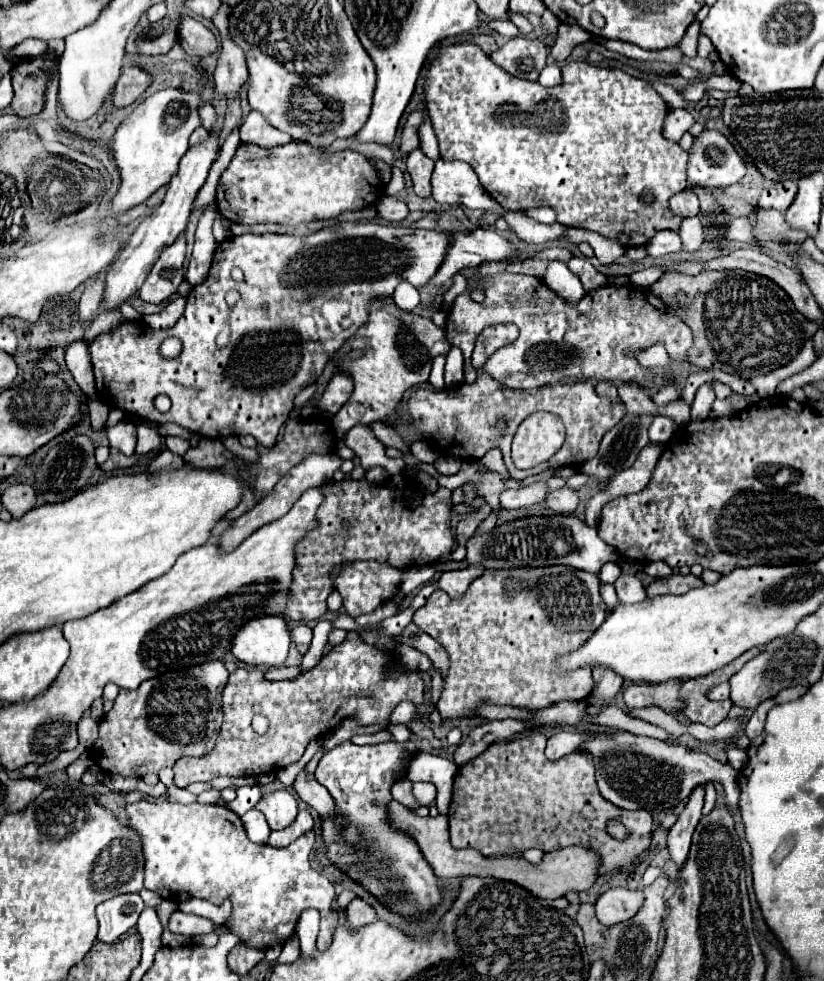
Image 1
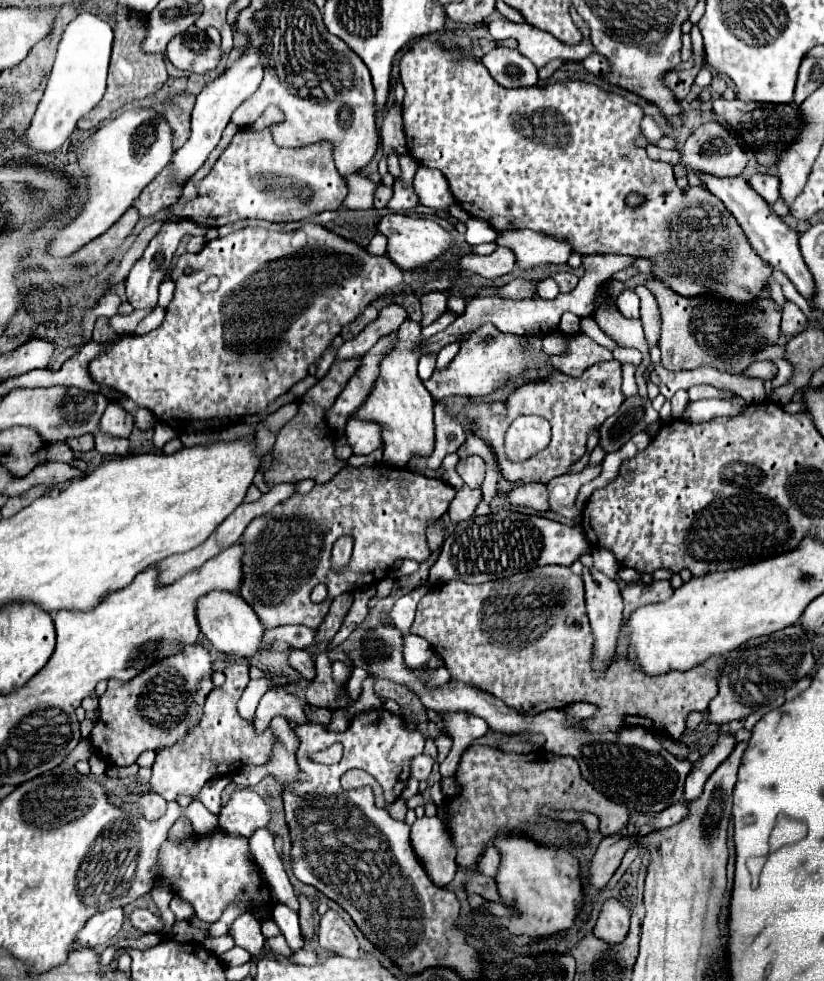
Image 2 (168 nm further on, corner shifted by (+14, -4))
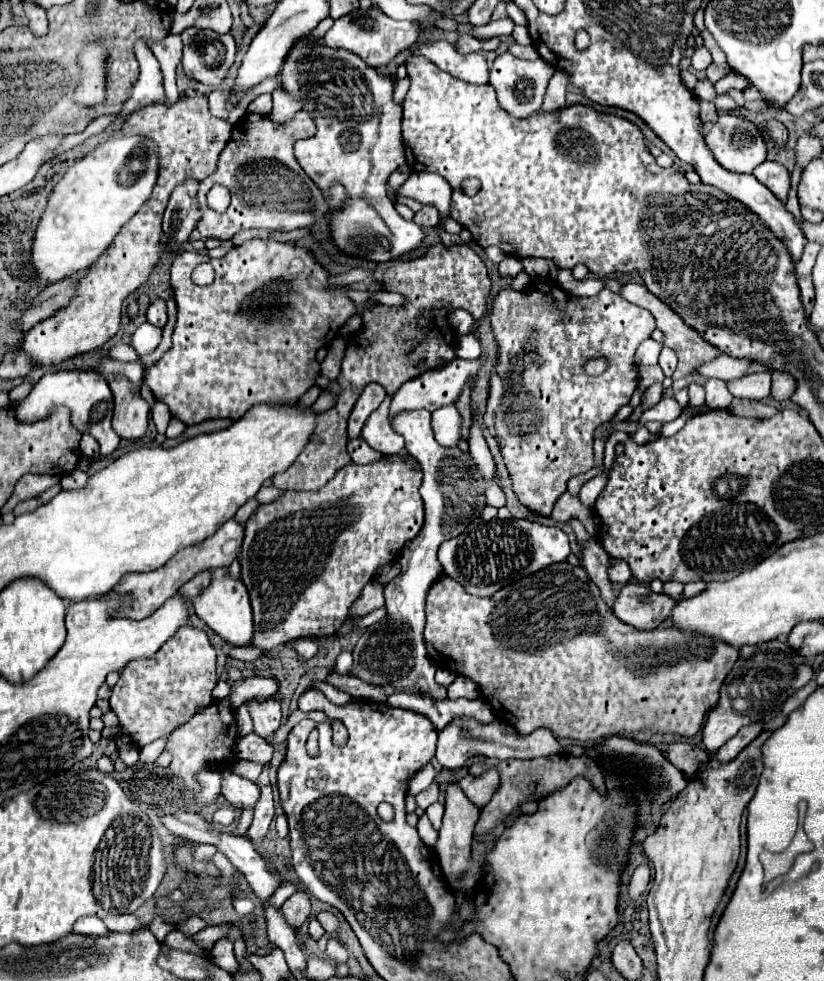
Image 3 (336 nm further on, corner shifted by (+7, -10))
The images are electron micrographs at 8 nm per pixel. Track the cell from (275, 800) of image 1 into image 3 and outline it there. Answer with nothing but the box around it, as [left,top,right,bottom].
[221,768,259,810]

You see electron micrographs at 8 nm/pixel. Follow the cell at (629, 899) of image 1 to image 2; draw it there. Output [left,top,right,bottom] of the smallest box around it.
[594,900,630,944]

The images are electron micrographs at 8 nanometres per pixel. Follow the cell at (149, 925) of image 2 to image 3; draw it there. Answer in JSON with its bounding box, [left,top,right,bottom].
[105,914,145,932]

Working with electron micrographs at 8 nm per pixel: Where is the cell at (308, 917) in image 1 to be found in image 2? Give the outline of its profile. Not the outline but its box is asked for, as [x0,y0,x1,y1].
[250,828,298,910]

